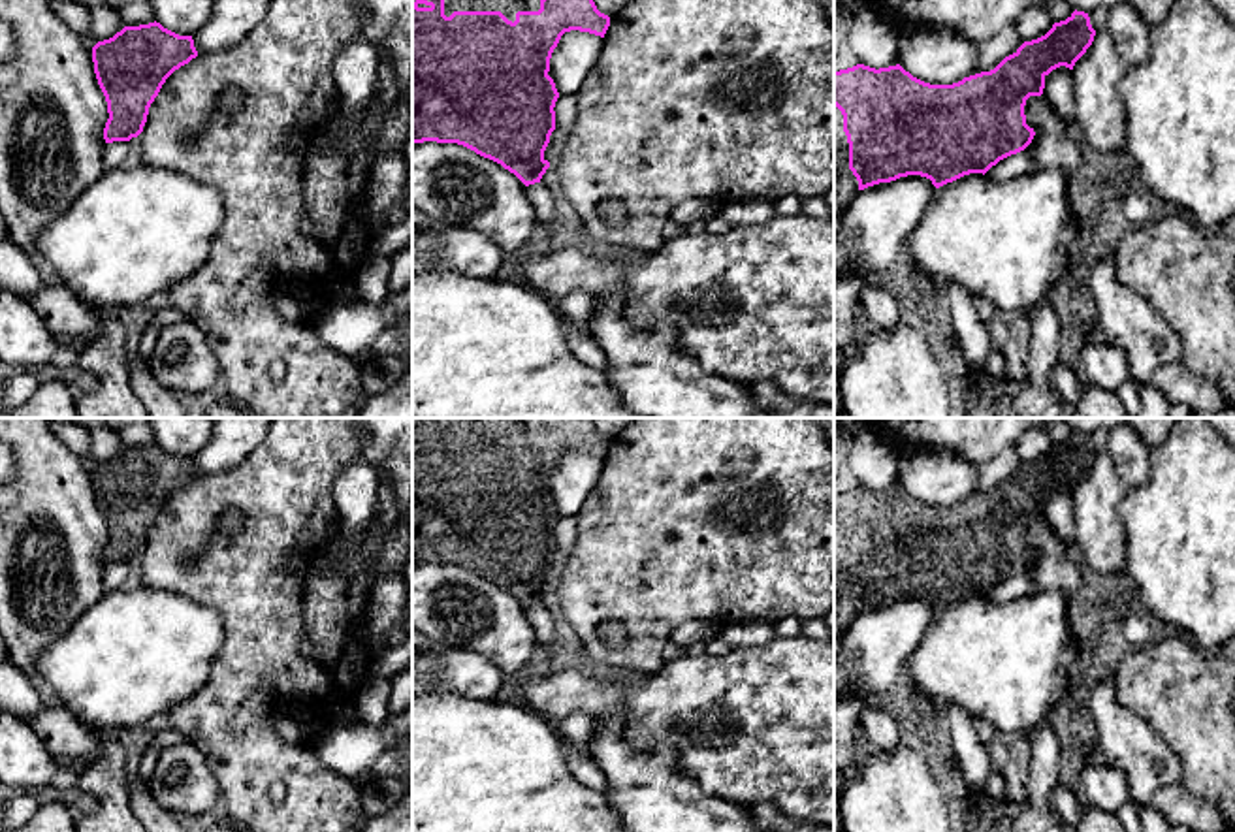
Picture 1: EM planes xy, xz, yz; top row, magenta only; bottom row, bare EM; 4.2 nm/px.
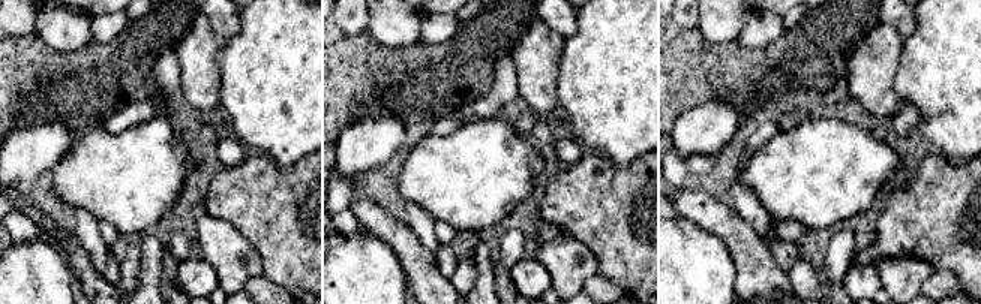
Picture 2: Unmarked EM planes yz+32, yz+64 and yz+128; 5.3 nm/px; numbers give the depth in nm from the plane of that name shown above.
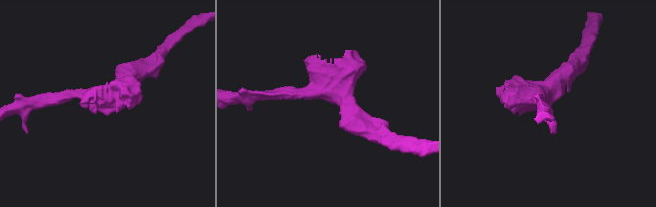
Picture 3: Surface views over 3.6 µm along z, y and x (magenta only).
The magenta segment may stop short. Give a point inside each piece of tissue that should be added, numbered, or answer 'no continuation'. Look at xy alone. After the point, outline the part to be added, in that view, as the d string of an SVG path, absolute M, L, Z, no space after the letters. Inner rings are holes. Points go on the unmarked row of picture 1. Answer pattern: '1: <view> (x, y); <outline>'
no continuation

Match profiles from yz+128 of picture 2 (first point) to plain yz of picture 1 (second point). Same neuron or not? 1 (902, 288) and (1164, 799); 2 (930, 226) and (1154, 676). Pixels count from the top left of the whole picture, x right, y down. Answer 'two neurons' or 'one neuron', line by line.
1: two neurons
2: one neuron

